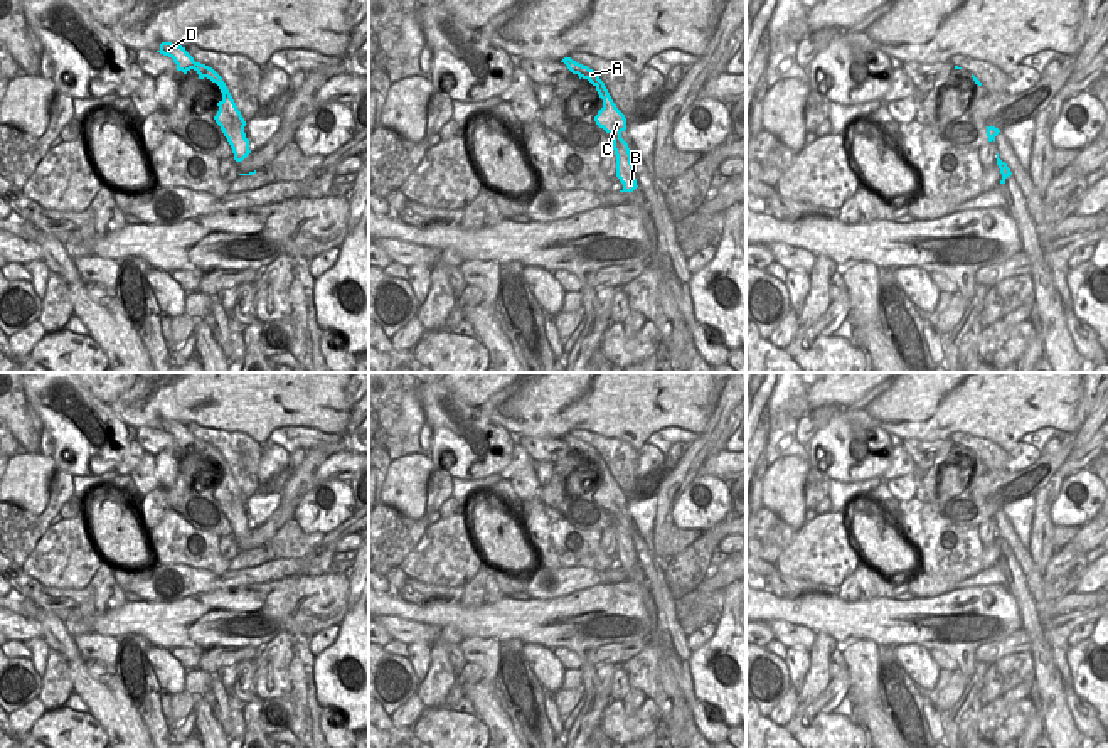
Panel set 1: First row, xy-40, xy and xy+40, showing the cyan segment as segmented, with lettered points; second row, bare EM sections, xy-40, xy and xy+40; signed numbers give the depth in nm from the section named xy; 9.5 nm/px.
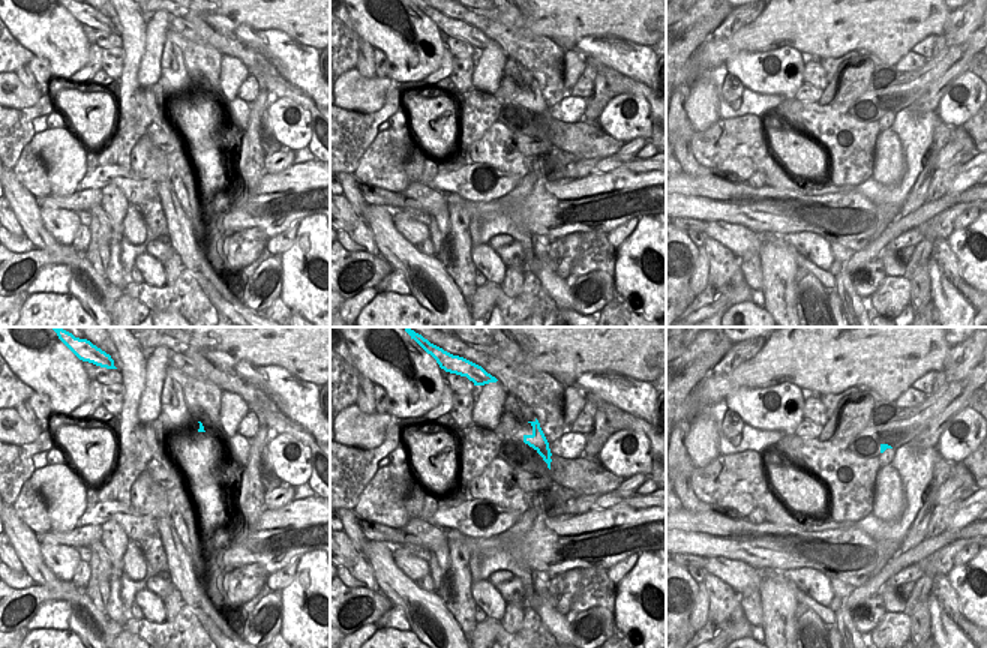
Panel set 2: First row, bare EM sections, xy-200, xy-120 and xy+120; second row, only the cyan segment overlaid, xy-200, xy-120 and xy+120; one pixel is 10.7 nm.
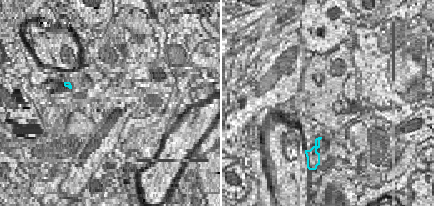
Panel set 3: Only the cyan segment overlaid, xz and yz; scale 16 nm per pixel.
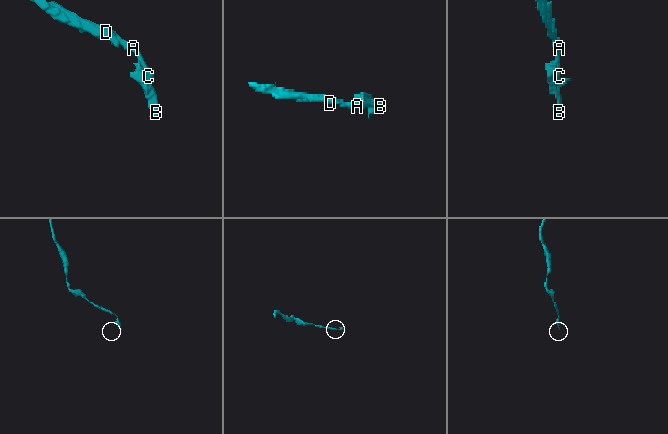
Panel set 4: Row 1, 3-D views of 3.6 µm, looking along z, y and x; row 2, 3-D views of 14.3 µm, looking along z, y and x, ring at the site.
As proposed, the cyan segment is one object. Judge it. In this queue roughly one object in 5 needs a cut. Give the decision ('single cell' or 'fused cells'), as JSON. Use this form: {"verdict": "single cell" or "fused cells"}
{"verdict": "single cell"}

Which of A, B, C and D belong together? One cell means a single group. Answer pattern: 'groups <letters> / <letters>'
groups A B C D

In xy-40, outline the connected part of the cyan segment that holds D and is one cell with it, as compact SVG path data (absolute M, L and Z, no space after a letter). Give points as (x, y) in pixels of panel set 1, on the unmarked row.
M162 419L157 430L172 435L177 441L177 448L187 451L190 446L194 446L199 451L199 457L207 455L219 463L222 477L217 480L219 489L214 497L227 516L234 531L234 537L242 539L251 531L249 517L244 510L246 499L237 487L222 455L212 445L195 440L194 435L182 423Z

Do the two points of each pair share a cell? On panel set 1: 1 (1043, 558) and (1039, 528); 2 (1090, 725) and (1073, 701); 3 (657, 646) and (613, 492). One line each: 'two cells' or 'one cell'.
1: one cell
2: one cell
3: one cell

